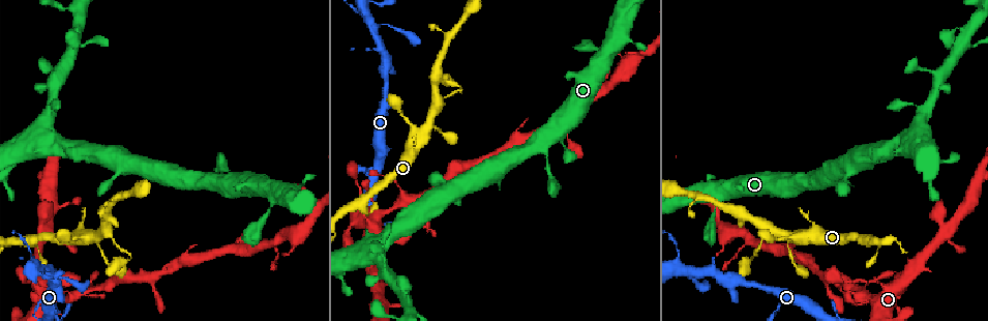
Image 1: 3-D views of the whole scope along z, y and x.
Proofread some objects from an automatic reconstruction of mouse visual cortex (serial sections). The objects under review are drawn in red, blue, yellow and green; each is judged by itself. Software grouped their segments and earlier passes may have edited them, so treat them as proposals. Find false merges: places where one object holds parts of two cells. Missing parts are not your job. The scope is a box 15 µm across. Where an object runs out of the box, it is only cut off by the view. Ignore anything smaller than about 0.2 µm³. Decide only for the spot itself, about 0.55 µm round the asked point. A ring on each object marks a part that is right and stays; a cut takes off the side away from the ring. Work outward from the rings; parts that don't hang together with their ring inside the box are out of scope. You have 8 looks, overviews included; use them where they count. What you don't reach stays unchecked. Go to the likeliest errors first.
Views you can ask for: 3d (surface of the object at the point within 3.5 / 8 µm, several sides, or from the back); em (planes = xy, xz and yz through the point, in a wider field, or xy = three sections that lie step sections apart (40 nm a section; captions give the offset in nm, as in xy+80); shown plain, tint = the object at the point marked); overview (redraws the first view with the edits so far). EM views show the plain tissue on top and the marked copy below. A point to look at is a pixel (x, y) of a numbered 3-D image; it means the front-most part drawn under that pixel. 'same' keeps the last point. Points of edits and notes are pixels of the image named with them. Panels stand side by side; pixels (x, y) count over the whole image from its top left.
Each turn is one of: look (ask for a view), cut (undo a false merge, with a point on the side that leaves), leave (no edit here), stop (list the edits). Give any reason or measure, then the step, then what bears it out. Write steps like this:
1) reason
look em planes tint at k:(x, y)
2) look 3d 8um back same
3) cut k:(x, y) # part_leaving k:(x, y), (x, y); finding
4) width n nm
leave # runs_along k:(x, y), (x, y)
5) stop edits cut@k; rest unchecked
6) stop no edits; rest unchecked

thin neck
look 3d 3.5um at 1:(273, 199)

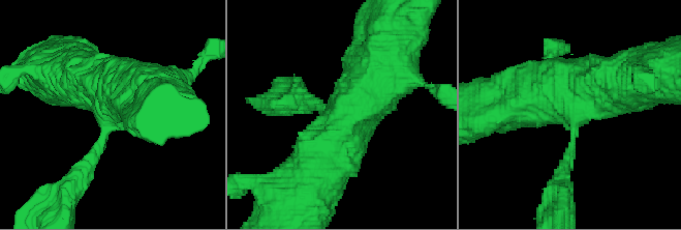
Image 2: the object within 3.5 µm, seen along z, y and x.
shape alone is not enough
look em xy step 3 tint at 2:(574, 116)

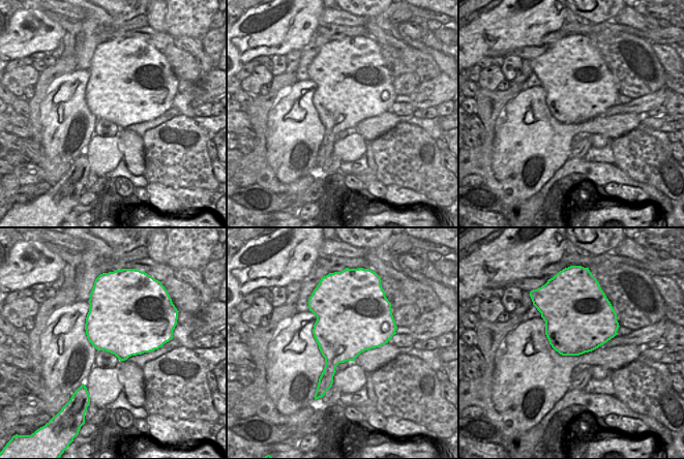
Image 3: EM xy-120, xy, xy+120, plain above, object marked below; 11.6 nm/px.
leave # one cell here

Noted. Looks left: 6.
look 3d 3.5um back at 1:(367, 14)

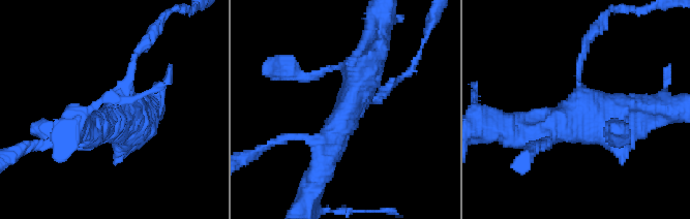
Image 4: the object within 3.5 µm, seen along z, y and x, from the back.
arms 3; arm_widths 100, 350, 350 nm
look em xy step 2 tint at 4:(575, 112)

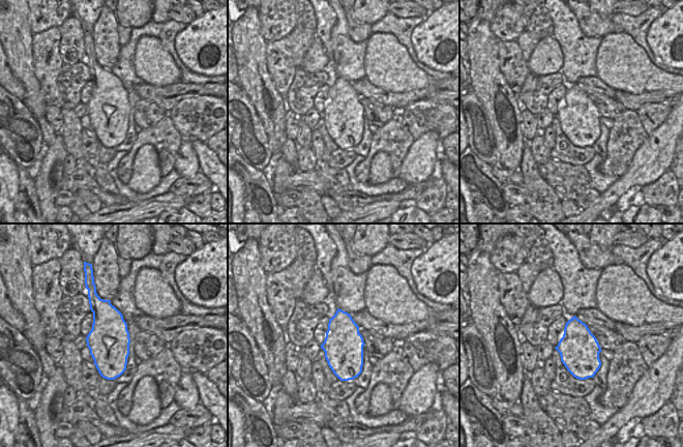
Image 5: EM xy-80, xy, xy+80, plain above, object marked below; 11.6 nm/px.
cut 4:(140, 47) # part_leaving 4:(129, 83), (132, 60), (158, 22); a second cell is stuck on

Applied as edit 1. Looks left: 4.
see it whole again
look overview

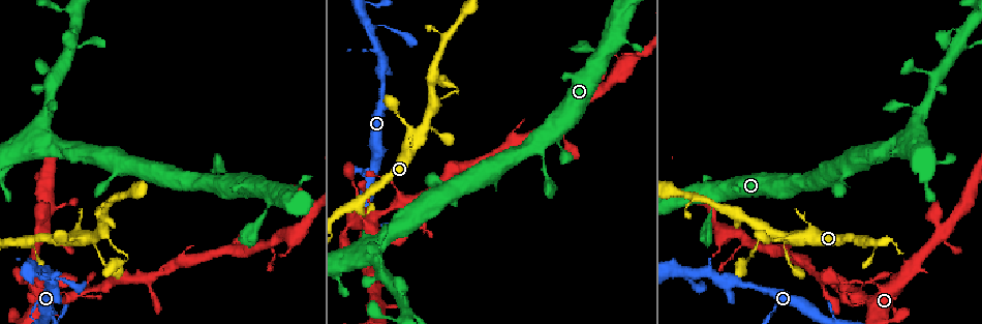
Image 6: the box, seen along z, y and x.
a fork
look 3d 3.5um at 6:(104, 230)

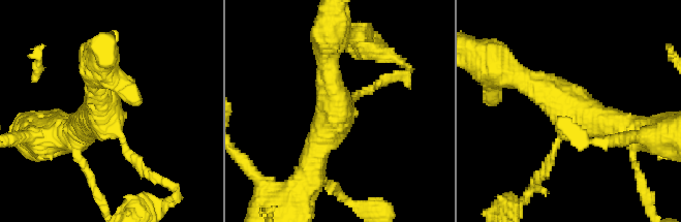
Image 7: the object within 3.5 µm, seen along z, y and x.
now the EM
look em planes tint at 7:(103, 115)

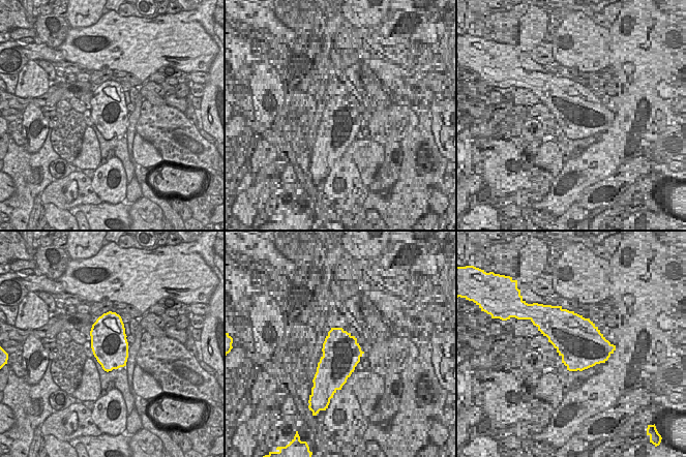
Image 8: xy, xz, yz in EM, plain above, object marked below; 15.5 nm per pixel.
width 550 nm
leave # runs_along 7:(629, 131), (575, 115), (519, 77); continuous, no second cell

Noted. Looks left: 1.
stop edits cut@4; rest unchecked

